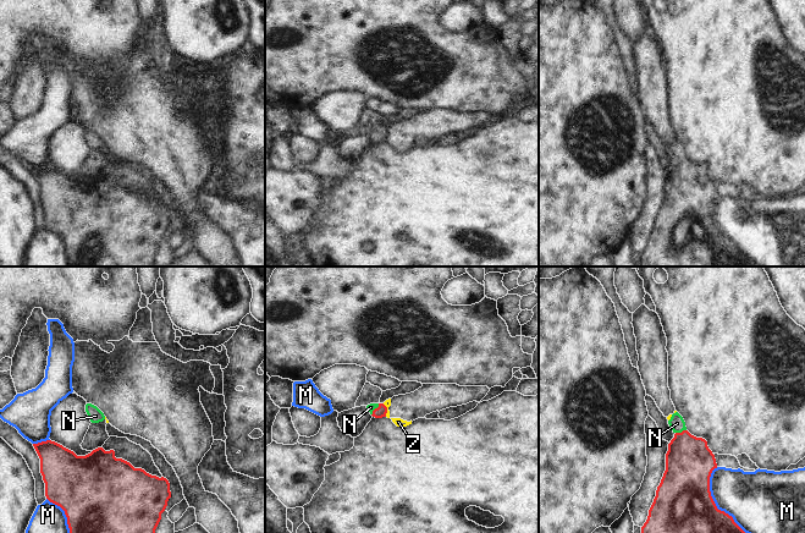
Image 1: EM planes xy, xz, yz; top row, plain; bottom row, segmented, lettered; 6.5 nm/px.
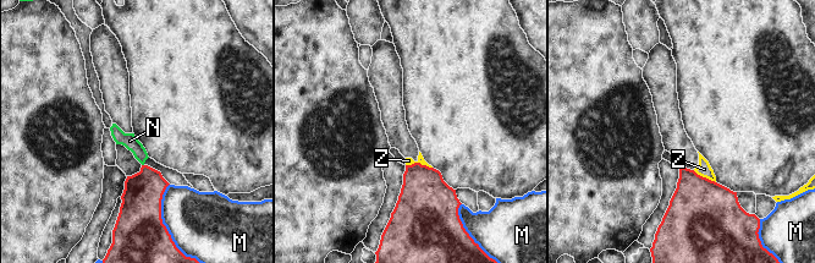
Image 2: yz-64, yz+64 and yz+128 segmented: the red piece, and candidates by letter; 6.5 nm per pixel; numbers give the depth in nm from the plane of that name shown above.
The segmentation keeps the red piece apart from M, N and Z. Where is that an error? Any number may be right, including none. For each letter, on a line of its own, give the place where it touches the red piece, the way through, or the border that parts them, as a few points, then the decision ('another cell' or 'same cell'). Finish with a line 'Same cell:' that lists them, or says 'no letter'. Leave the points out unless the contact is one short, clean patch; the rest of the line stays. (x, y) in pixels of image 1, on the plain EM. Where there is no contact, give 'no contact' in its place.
M: yz (717, 235) | another cell
N: yz (682, 158) | across yz (689, 188), (683, 171), (682, 158), (677, 149) | same cell
Z: xz (386, 136) | along xz (382, 130), (386, 133), (386, 142) | another cell
Same cell: N

